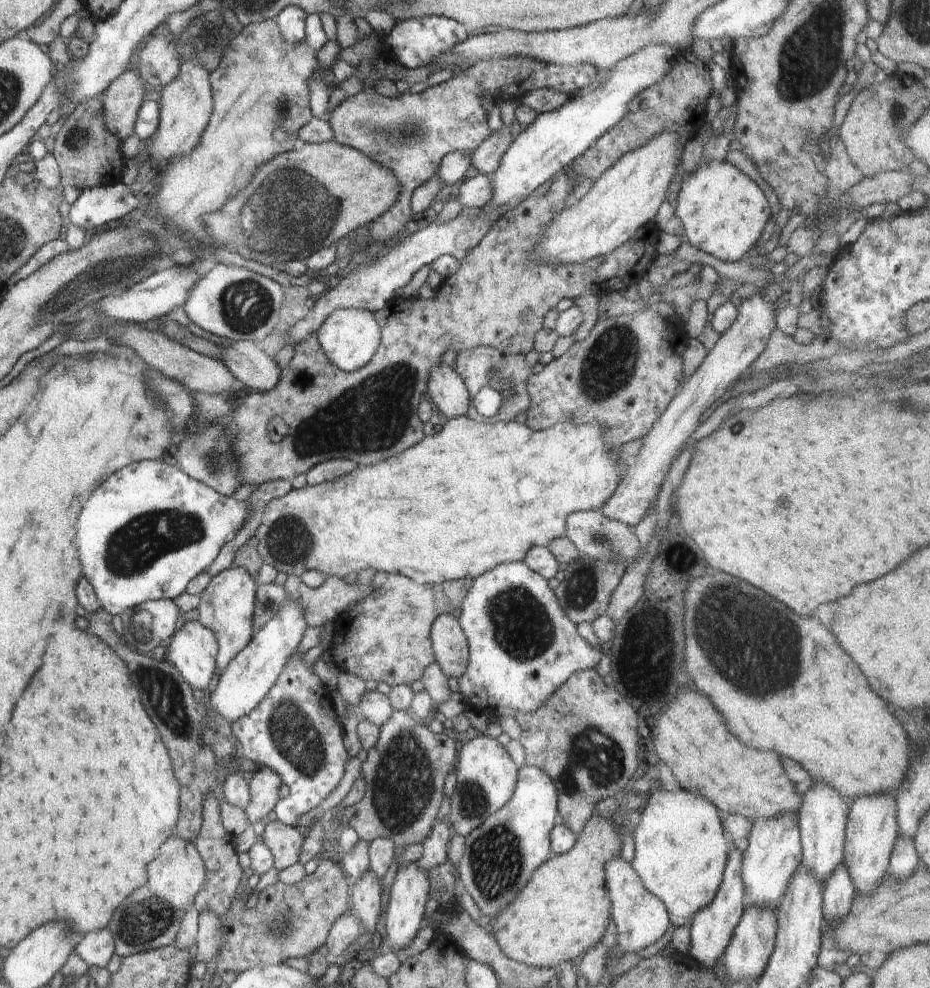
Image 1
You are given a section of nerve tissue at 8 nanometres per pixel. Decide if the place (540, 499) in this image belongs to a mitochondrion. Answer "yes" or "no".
no

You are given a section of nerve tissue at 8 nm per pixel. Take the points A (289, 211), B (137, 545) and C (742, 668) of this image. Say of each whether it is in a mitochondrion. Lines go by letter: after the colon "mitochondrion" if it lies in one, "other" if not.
A: mitochondrion
B: mitochondrion
C: mitochondrion

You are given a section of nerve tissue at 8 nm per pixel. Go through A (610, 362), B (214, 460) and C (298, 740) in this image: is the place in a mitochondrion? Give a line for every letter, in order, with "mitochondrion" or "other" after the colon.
A: mitochondrion
B: mitochondrion
C: mitochondrion

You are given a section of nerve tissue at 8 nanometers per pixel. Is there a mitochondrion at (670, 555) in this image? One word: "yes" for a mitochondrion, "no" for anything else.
yes

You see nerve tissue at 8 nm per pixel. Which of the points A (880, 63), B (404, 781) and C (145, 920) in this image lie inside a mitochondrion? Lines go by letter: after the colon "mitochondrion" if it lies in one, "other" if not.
A: other
B: mitochondrion
C: mitochondrion

